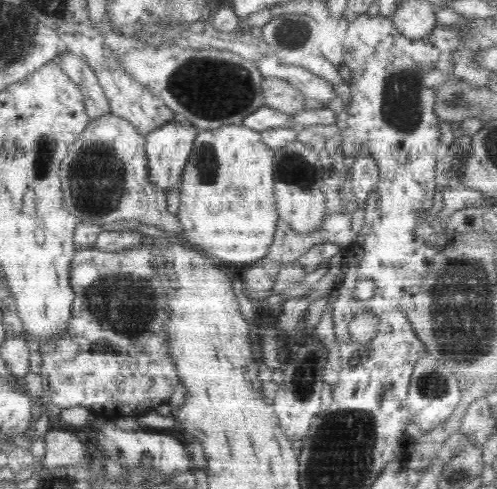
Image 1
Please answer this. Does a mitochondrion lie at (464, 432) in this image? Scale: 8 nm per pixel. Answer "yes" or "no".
no

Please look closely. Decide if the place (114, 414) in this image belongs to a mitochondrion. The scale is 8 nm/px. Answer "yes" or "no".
no

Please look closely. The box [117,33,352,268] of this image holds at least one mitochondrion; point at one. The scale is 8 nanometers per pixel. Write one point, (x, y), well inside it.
(210, 88)

